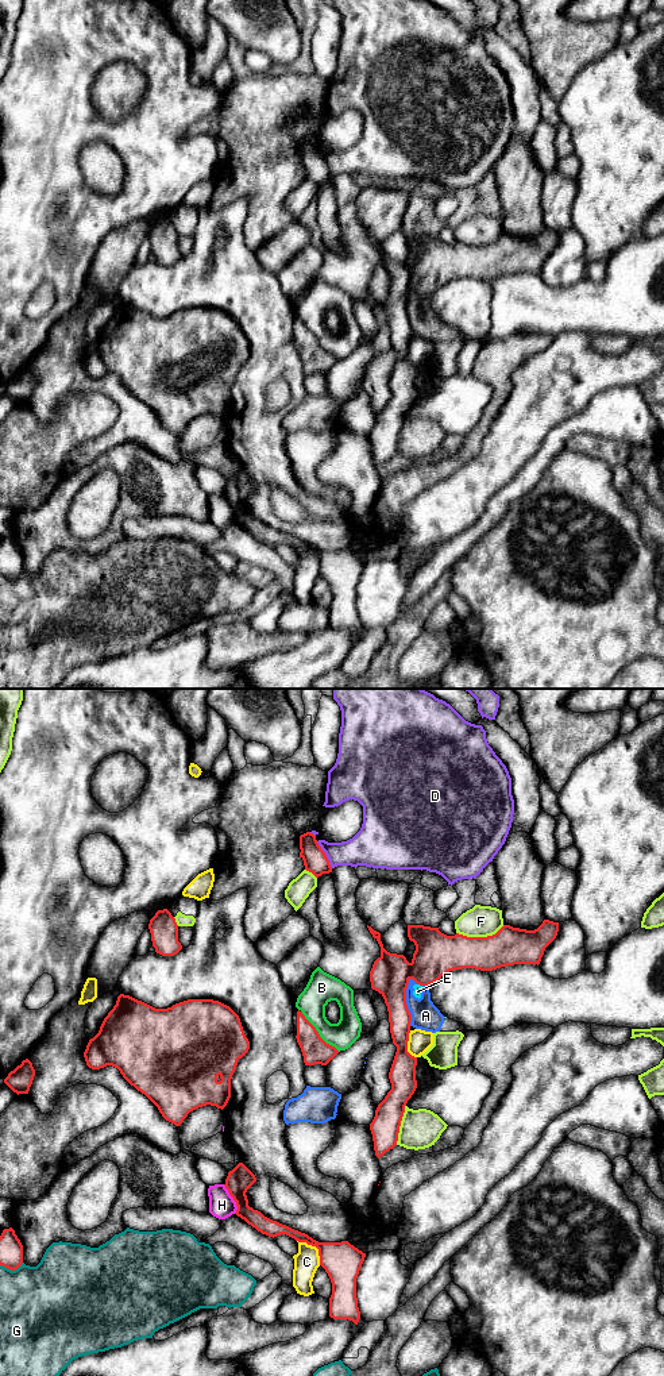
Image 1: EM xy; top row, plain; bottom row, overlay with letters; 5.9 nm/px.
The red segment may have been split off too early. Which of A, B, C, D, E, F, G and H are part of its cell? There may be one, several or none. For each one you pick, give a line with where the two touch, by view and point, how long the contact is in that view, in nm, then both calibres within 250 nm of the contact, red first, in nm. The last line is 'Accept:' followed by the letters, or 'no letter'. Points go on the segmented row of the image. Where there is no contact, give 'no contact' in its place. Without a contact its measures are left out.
Accept: no letter

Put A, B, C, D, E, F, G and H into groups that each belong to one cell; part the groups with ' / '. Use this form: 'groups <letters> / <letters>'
groups A E G / B / C / D / F / H

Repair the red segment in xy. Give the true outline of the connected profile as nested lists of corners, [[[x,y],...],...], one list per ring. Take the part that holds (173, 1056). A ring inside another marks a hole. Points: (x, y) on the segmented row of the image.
[[[120,994],[104,1018],[99,1033],[89,1040],[84,1057],[92,1069],[112,1065],[138,1091],[144,1094],[162,1117],[179,1126],[188,1114],[211,1105],[224,1109],[231,1098],[231,1079],[238,1060],[250,1049],[239,1015],[227,1005],[213,999],[188,999],[167,1009],[155,1009],[130,995]]]

